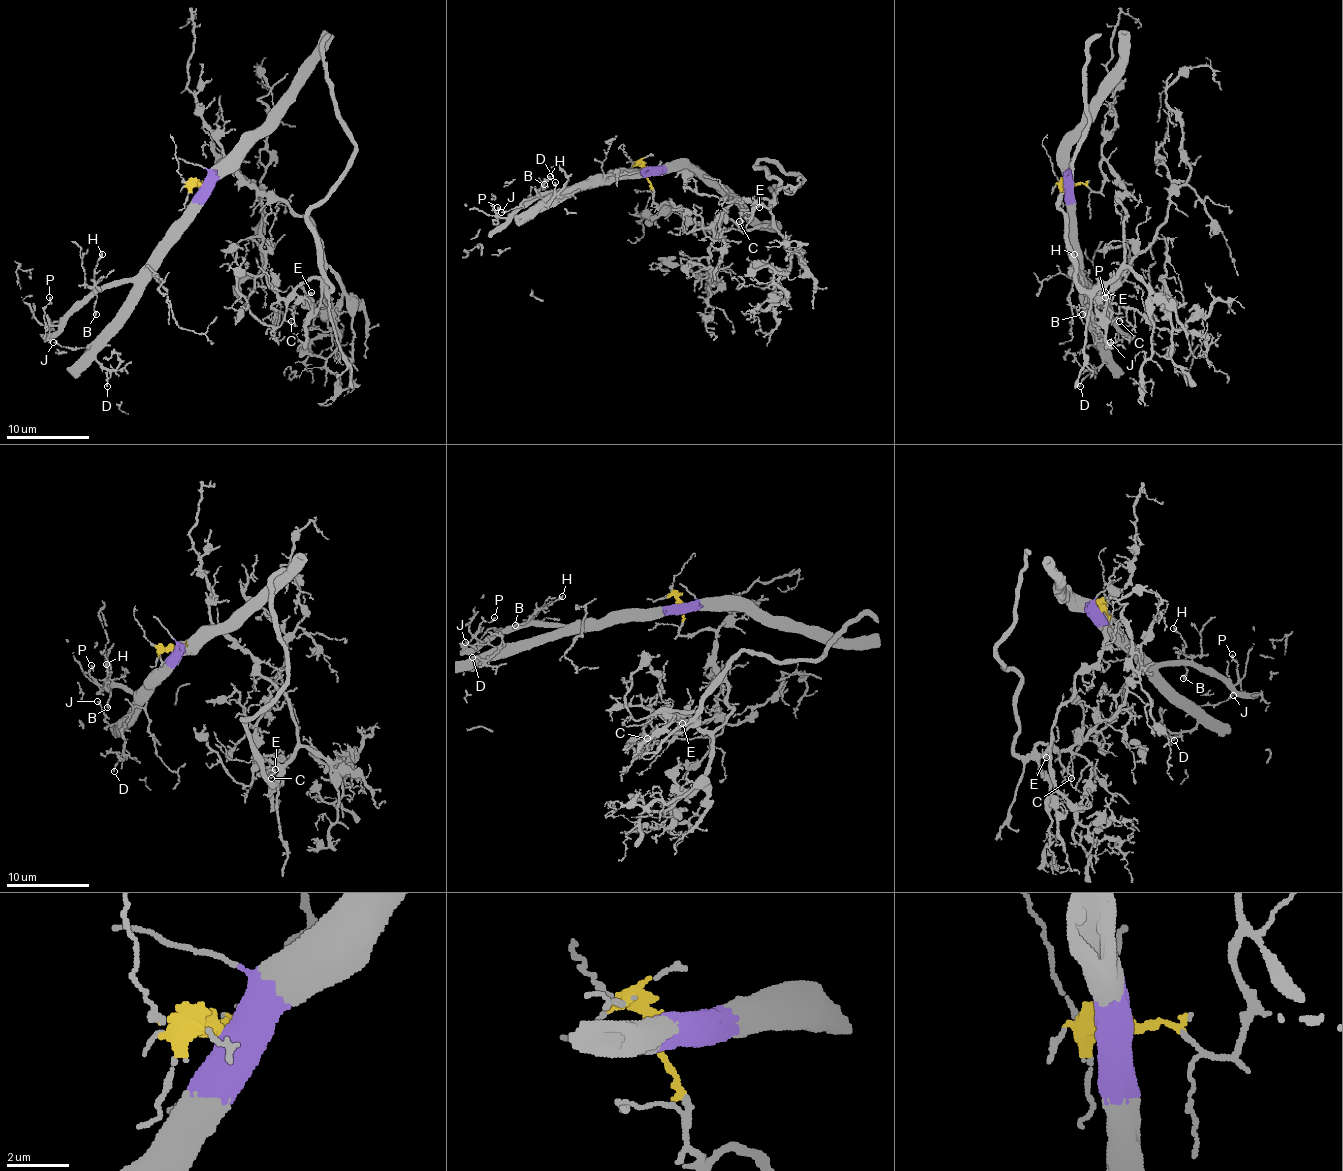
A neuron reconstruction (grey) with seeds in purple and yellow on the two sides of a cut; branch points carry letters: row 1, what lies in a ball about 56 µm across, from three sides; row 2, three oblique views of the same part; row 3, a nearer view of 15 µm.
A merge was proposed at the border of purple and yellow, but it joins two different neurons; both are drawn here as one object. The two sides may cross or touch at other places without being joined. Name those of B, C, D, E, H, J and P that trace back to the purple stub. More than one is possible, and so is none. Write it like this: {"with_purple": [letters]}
{"with_purple": ["B", "D", "H", "J", "P"]}

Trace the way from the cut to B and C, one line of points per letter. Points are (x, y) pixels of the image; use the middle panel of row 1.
B: (649, 172), (610, 172), (604, 178), (590, 178), (579, 187), (540, 191), (544, 185)
C: (649, 172), (658, 205), (705, 226), (771, 226), (767, 199), (734, 201), (720, 226), (740, 230), (738, 222)

